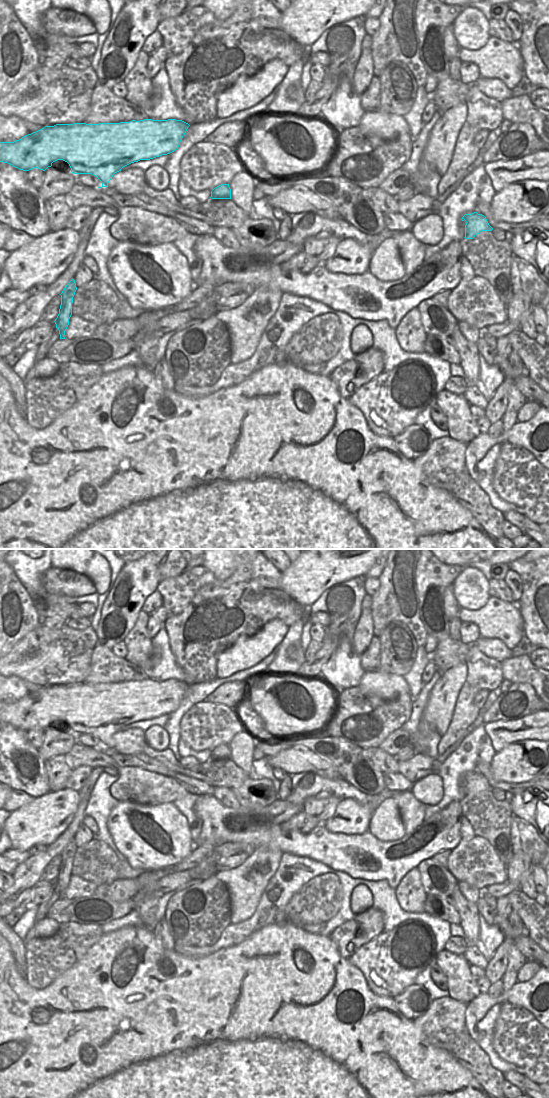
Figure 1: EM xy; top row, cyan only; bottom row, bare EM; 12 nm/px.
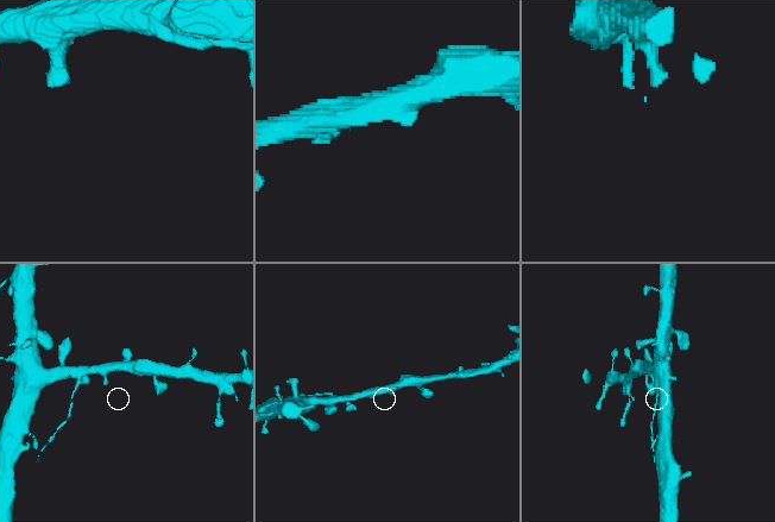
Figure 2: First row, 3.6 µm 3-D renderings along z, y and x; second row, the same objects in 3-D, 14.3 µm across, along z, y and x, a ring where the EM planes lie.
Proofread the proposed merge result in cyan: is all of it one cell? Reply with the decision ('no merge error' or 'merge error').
merge error

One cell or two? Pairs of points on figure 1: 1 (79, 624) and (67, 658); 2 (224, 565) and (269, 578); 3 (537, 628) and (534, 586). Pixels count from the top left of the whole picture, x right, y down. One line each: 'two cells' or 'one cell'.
1: two cells
2: one cell
3: one cell

